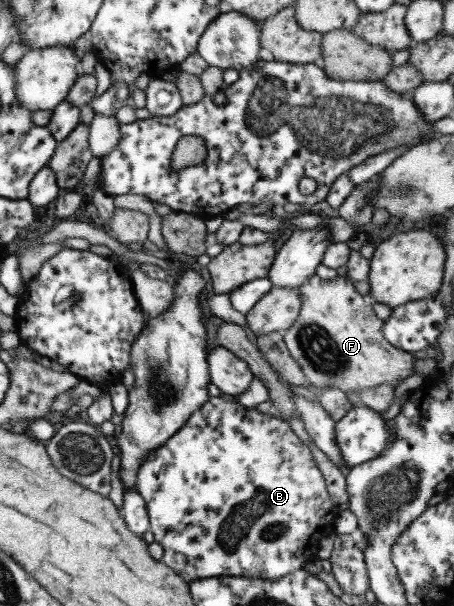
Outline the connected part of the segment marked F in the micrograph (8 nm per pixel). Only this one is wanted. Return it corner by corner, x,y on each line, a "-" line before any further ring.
342,272
330,281
321,280
314,274
299,288
299,293
300,309
294,323
283,331
283,341
292,360
302,368
309,386
319,389
320,392
334,387
347,395
382,384
396,389
400,382
413,375
414,356
410,355
409,351
392,346
384,339
383,321
376,318
371,301
354,292
352,282

